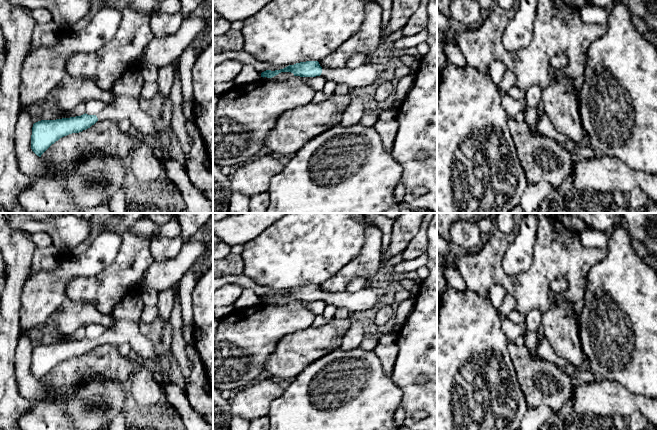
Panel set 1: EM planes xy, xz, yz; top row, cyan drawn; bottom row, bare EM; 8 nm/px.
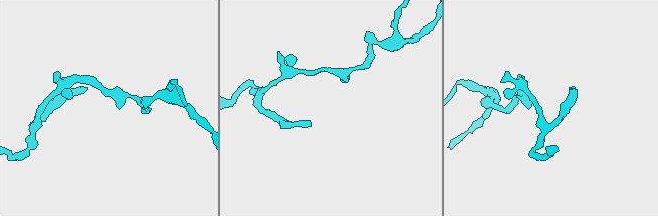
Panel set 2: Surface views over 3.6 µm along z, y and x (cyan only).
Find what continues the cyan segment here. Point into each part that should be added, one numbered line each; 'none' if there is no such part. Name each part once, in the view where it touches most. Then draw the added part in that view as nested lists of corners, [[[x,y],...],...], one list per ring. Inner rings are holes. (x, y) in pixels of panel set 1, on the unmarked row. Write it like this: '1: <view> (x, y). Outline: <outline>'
1: xz (364, 299). Outline: [[[364,288],[354,293],[347,291],[327,293],[322,292],[321,299],[327,306],[346,308],[349,313],[362,312],[373,308],[379,303],[377,295],[371,288]]]

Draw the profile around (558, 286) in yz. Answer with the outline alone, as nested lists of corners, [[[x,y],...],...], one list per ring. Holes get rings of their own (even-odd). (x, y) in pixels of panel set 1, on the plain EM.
[[[556,280],[556,281],[552,281],[551,285],[550,285],[550,290],[553,294],[553,297],[556,299],[557,296],[561,293],[561,292],[565,292],[567,290],[568,284],[566,281],[564,280]]]

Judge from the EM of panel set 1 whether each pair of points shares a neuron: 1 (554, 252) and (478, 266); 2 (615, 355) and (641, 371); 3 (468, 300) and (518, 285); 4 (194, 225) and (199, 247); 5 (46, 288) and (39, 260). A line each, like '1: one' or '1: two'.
1: one
2: one
3: two
4: two
5: two

